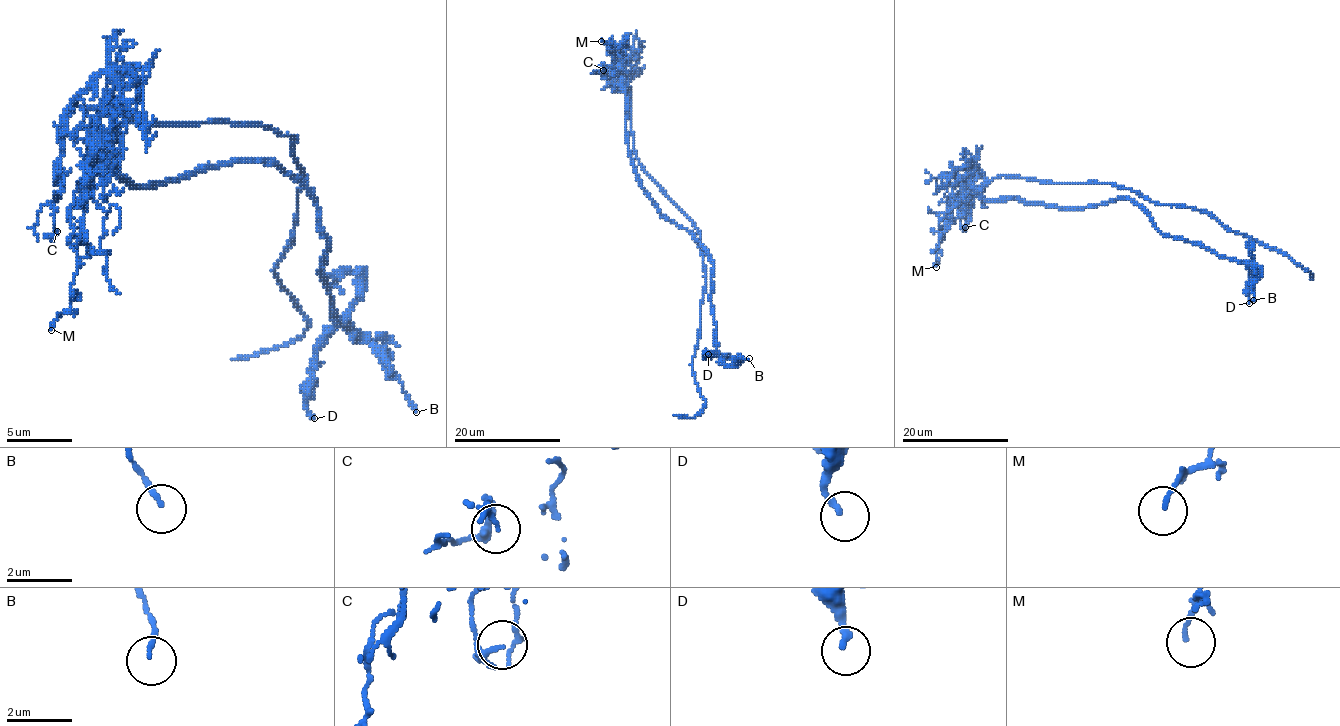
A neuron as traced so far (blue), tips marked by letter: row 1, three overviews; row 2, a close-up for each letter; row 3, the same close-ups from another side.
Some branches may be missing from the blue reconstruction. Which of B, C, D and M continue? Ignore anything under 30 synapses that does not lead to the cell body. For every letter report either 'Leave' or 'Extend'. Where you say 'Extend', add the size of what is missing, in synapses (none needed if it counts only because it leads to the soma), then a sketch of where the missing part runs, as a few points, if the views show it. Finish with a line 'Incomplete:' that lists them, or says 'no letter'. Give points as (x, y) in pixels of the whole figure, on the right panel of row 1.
B: Leave
C: Leave
D: Leave
M: Leave
Incomplete: no letter

